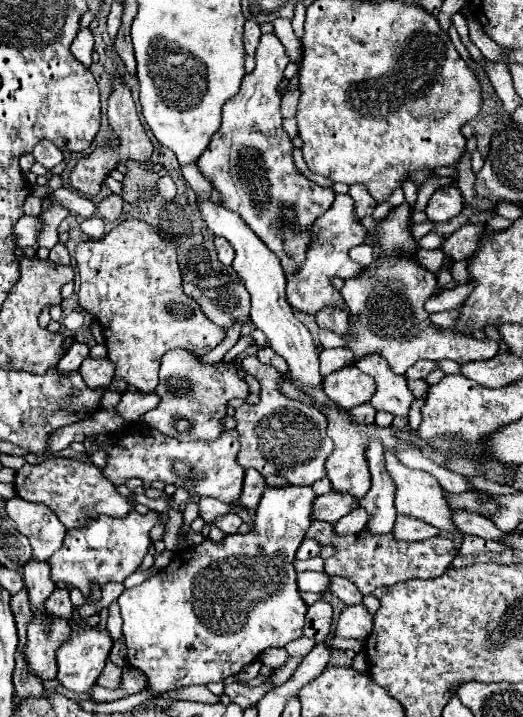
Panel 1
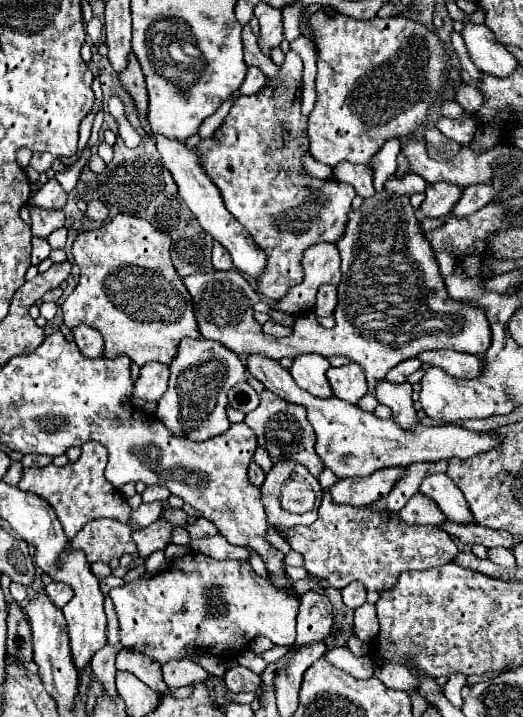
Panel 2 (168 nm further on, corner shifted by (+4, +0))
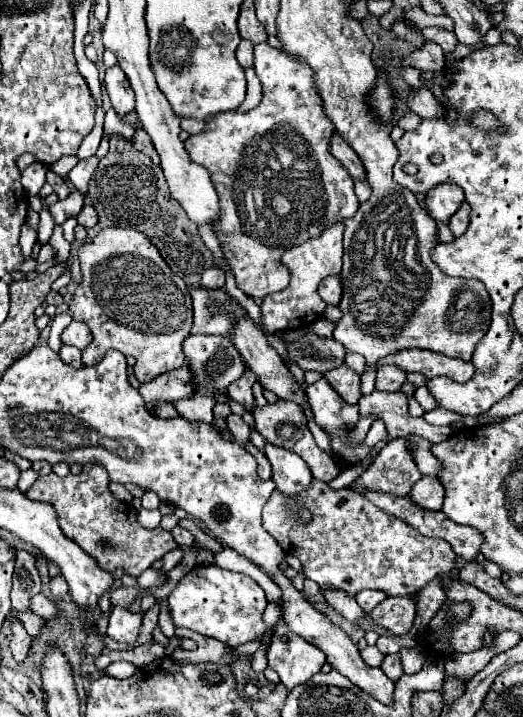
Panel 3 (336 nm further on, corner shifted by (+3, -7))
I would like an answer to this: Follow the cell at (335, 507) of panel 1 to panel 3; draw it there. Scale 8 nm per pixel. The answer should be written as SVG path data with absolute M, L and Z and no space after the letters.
M405 438L391 440L375 458L373 466L355 480L355 488L387 492L393 496L407 496L411 486L421 480L421 470L413 464L413 456L409 456L409 448L405 448Z

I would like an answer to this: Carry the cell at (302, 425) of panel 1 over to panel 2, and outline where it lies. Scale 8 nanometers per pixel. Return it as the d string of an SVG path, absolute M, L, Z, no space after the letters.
M264 389L260 393L258 409L248 413L244 423L256 433L258 447L266 449L270 453L272 461L296 461L296 463L304 465L314 477L318 477L322 473L324 465L314 451L316 435L314 435L314 429L306 417L306 409L302 405L288 403L288 401L272 395L268 389Z

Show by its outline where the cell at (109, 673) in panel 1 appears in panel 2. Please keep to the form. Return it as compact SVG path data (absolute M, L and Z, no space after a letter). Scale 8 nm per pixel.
M106 645L102 647L90 661L90 669L92 669L92 677L96 677L104 691L108 693L108 697L114 699L116 695L116 685L114 685L114 677L116 677L116 667L114 667L114 659L116 659L118 647L116 645Z

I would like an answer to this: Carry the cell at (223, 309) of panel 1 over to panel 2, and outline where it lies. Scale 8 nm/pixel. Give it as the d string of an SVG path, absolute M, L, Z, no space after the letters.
M382 191L366 199L358 211L348 215L348 227L336 247L342 255L342 281L340 301L334 311L334 329L320 327L318 319L306 313L296 319L290 337L274 339L264 335L252 317L252 307L260 301L256 289L240 271L230 269L196 273L184 279L194 299L194 313L202 337L220 341L234 353L264 353L272 359L296 357L300 353L348 357L362 365L368 393L372 395L376 381L384 379L396 363L414 359L422 351L454 349L472 355L484 355L488 351L492 333L484 313L448 297L434 251L420 231L408 197Z

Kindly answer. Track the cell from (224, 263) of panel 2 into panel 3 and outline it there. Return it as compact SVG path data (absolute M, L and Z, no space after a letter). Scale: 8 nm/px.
M207 268L201 276L201 288L213 290L213 288L223 288L225 286L225 274L219 268Z

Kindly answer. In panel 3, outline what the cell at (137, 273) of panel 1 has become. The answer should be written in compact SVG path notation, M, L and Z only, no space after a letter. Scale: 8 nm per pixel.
M105 228L93 240L85 242L79 248L79 262L83 280L77 286L69 308L73 312L73 320L85 322L93 334L89 348L83 350L85 366L97 364L97 360L101 360L107 350L115 348L125 356L133 356L137 360L135 378L143 384L157 378L163 372L175 370L185 364L181 344L189 336L193 322L191 296L187 284L171 272L171 268L165 264L159 250L151 244L147 236L133 228Z

